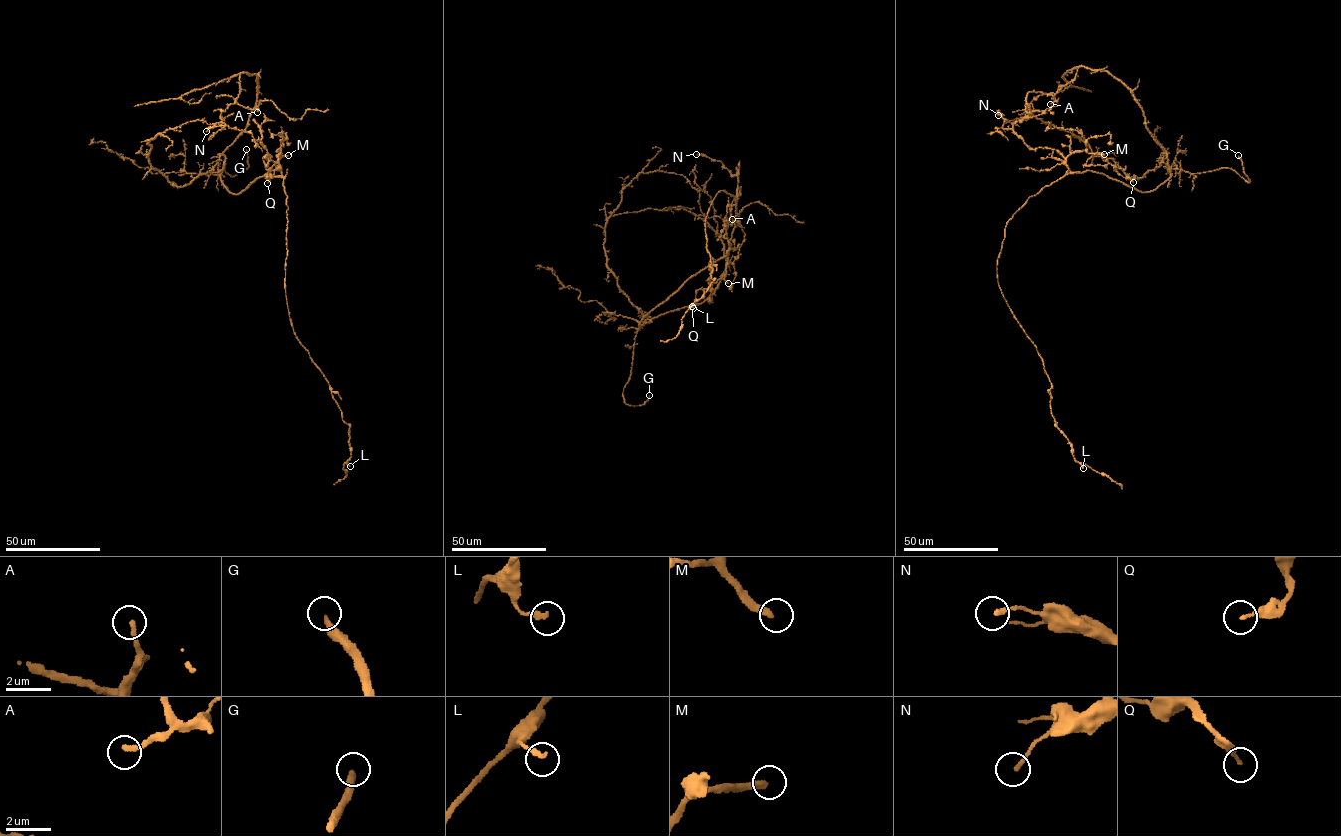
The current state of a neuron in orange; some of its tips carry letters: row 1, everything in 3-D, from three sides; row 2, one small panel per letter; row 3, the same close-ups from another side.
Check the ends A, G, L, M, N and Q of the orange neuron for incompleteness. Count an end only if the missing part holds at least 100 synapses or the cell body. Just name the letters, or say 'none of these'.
G, M

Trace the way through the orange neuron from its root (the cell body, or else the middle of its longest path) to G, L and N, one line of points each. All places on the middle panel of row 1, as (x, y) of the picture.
G: (709, 266), (639, 324), (622, 395), (635, 406), (649, 395)
L: (709, 266), (726, 254), (735, 226), (735, 199), (724, 190), (716, 194), (705, 220), (714, 280), (693, 308)
N: (709, 266), (722, 258), (731, 245), (724, 235), (737, 199), (738, 176), (720, 161), (696, 154)

